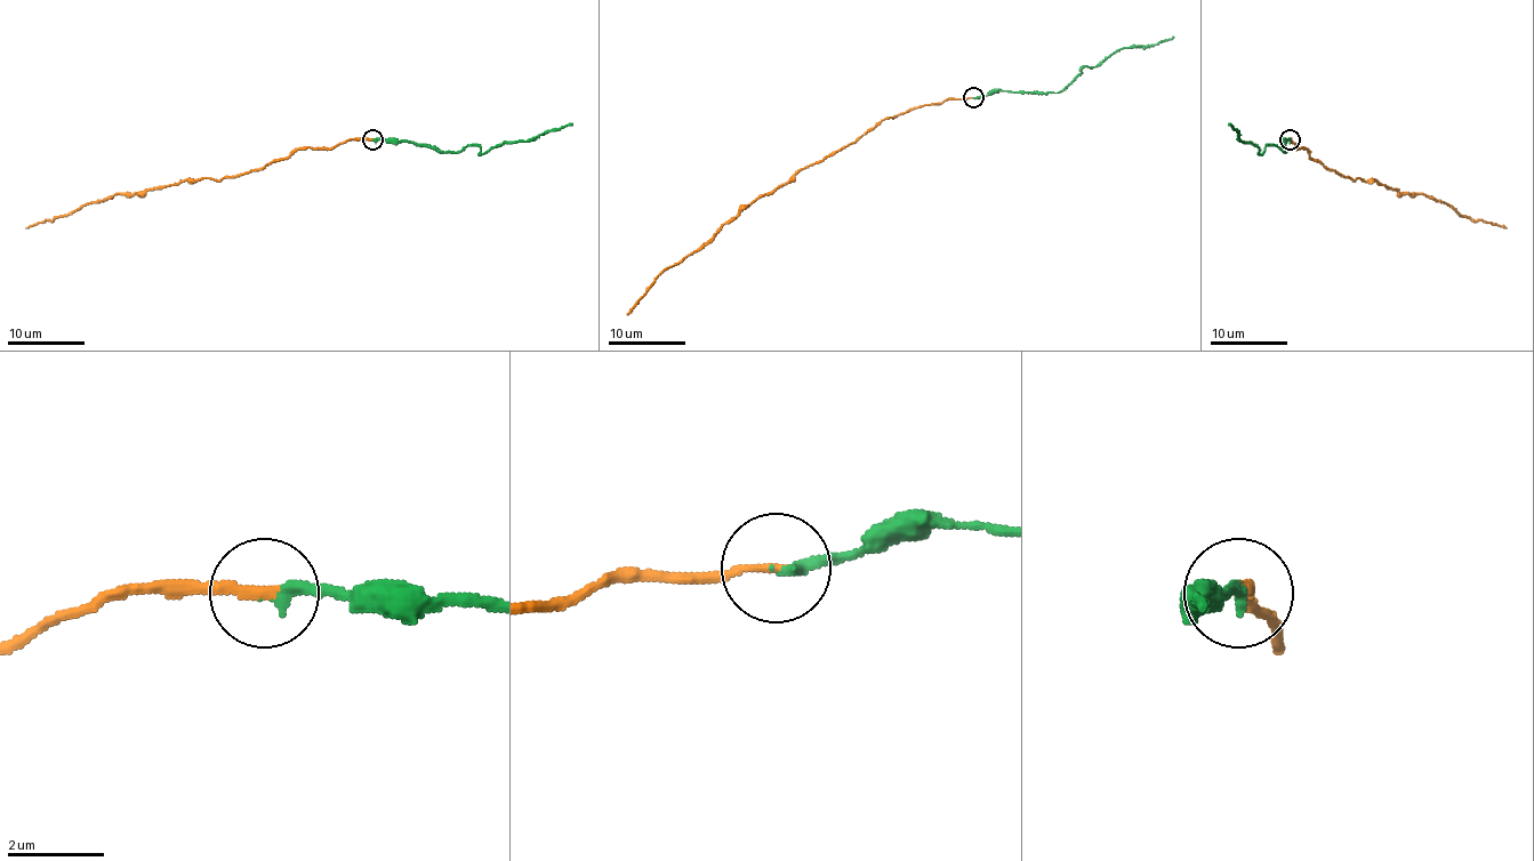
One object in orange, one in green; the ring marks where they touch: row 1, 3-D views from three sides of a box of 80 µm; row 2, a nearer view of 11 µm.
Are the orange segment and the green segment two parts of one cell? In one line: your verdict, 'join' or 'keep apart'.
join

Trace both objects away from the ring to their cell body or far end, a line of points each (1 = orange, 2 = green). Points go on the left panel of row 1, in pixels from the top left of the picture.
1: (372, 141), (304, 147), (234, 177), (106, 196), (25, 227)
2: (372, 141), (430, 144), (443, 152), (479, 146), (482, 153), (529, 142), (571, 122)

